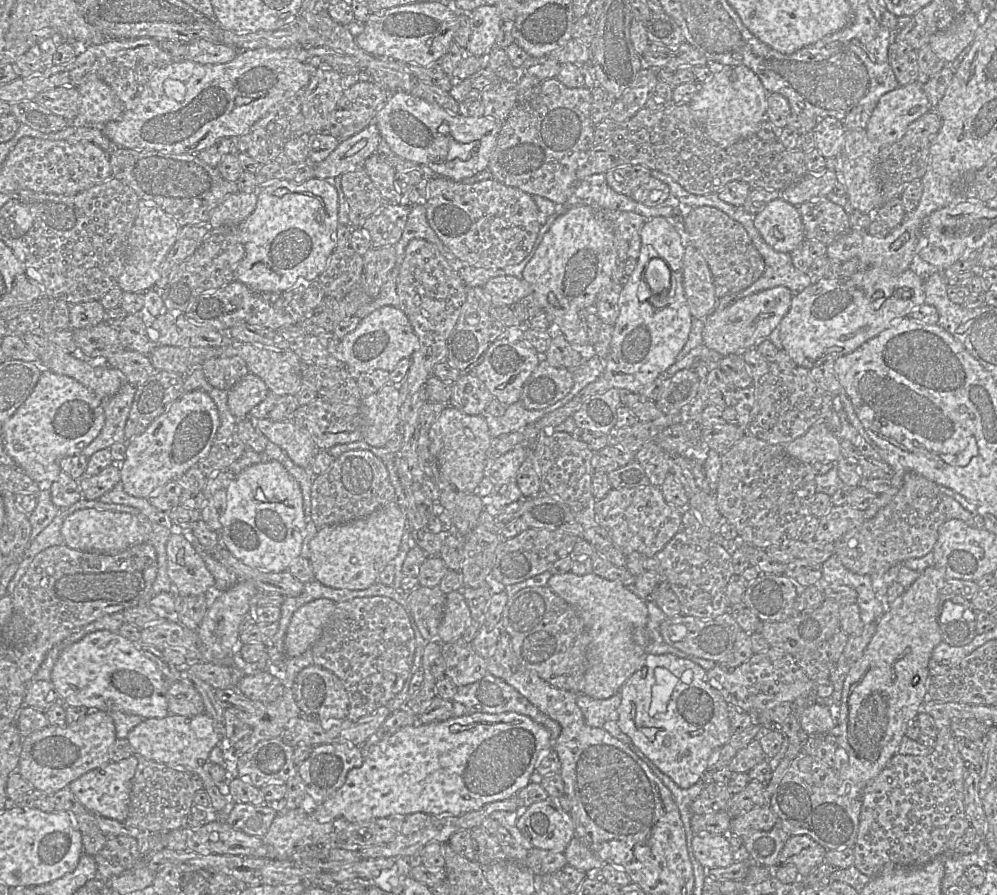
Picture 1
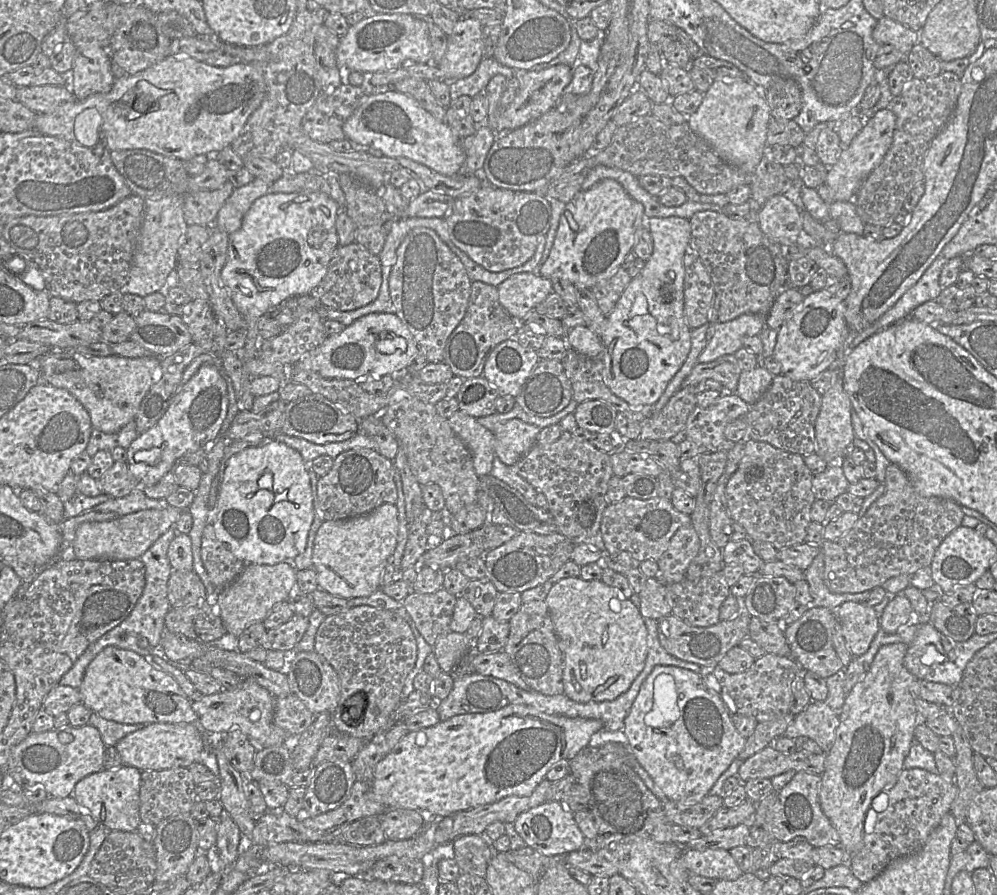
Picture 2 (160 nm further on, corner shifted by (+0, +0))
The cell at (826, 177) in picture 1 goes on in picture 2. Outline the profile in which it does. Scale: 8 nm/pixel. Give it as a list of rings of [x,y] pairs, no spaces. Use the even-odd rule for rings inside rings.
[[[884,108],[865,121],[863,128],[853,138],[847,147],[843,147],[837,161],[828,167],[826,183],[833,192],[835,201],[851,201],[865,178],[882,161],[888,151],[896,129],[896,117],[894,113]]]

